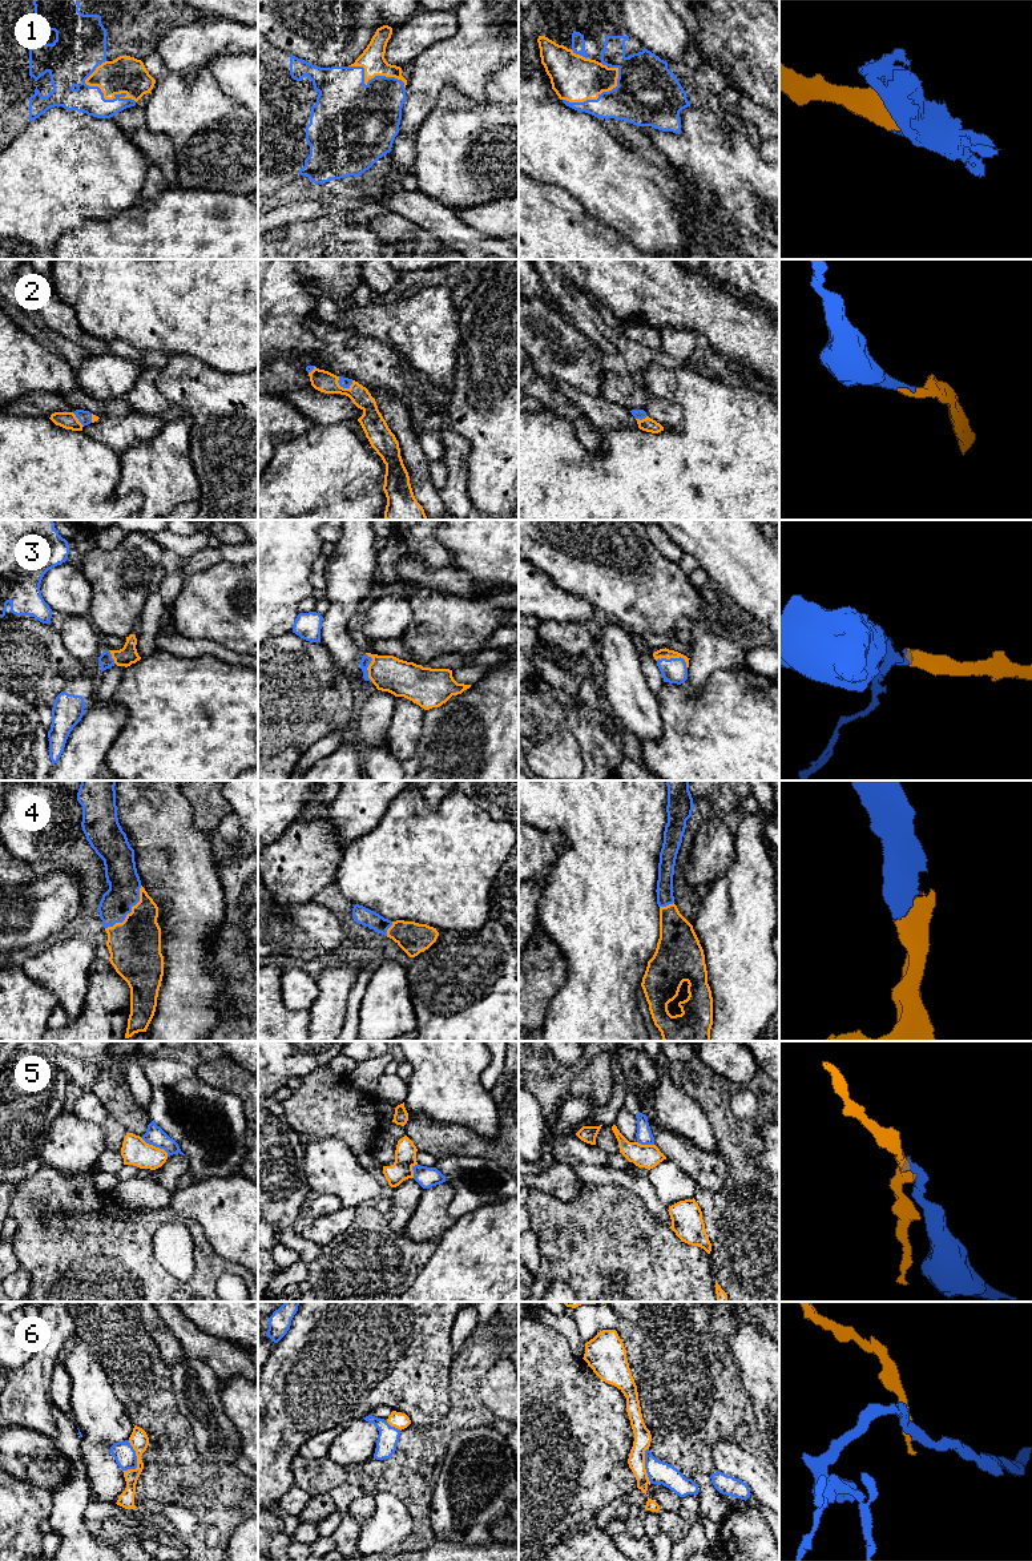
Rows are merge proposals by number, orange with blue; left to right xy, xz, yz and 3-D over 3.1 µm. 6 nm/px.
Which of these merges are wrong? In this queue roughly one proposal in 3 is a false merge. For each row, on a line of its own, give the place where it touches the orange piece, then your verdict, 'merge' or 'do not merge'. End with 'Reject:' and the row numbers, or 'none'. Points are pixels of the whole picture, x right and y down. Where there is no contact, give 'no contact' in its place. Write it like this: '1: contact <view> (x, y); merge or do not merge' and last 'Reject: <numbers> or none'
1: contact xy (108, 99); merge
2: contact xz (342, 387); merge
3: contact yz (674, 657); merge
4: contact xy (130, 912); merge
5: contact xy (154, 1146); do not merge
6: contact xy (137, 1460); do not merge
Reject: 5, 6

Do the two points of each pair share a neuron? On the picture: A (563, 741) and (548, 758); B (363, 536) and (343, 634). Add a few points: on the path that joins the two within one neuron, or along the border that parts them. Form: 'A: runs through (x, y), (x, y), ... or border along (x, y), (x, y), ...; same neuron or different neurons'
A: runs through (561, 745), (552, 754); same neuron
B: runs through (354, 560), (345, 588), (343, 610); same neuron

